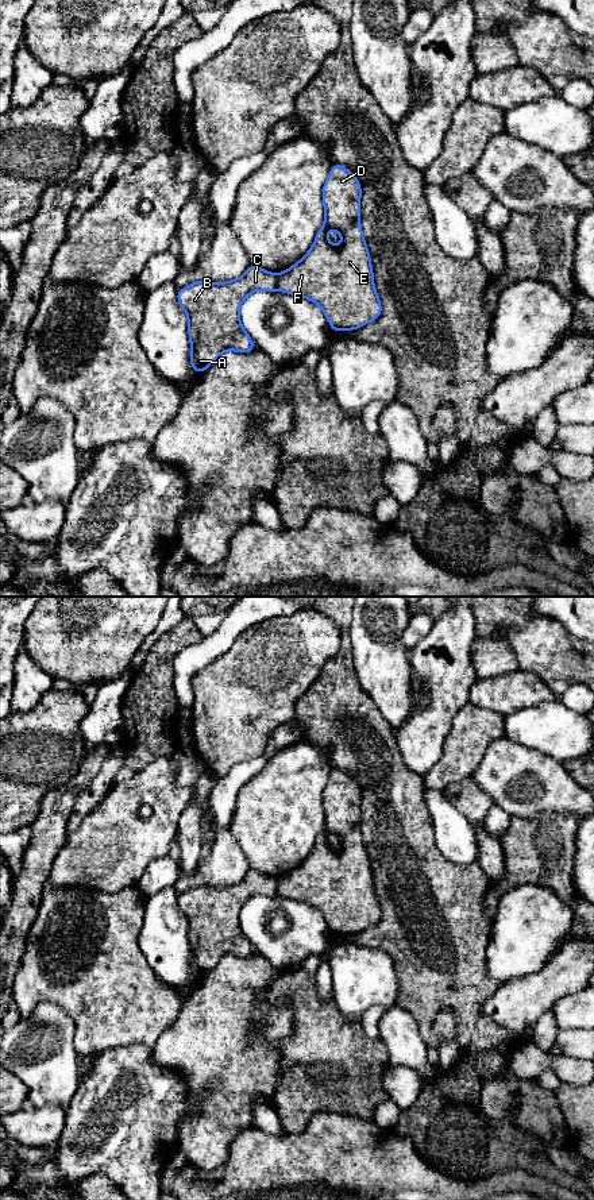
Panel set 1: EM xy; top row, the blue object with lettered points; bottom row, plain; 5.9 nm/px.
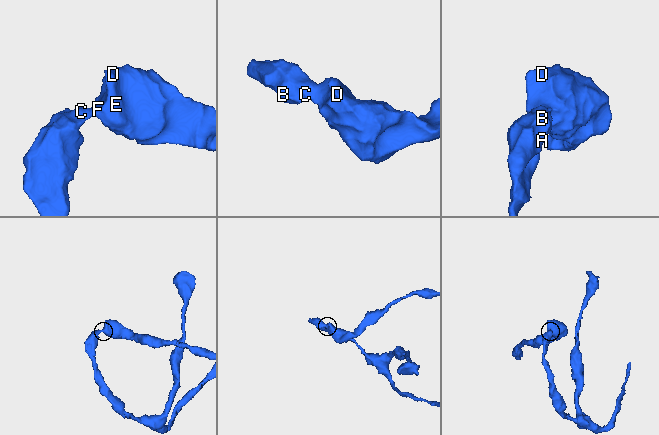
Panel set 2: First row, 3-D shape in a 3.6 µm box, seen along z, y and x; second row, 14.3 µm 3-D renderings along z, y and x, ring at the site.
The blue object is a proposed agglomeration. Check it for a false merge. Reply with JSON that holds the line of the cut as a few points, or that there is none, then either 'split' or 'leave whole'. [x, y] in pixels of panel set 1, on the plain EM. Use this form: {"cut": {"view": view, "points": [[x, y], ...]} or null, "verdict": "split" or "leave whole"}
{"cut": {"view": "xy", "points": [[276, 879], [278, 894]]}, "verdict": "split"}

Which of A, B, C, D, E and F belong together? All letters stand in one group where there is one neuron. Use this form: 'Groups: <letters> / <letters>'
Groups: A B C / D E F

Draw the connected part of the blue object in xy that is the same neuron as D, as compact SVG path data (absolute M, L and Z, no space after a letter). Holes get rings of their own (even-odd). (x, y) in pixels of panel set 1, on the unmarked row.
M335 768L323 791L324 830L309 856L277 879L278 895L317 908L335 937L358 934L382 917L360 831L360 799L359 784ZM329 834L340 838L339 850L329 846Z

